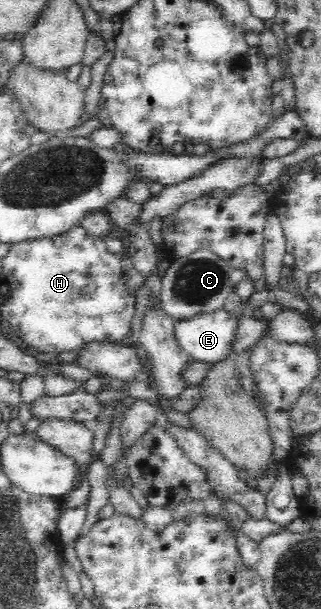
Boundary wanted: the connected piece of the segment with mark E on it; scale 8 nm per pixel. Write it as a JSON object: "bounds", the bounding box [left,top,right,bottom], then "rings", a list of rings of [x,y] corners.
{"bounds":[172,308,238,364],"rings":[[[222,308],[214,314],[206,313],[206,315],[196,315],[190,321],[178,321],[174,323],[172,329],[179,348],[192,360],[215,364],[224,361],[234,352],[232,345],[234,345],[238,323],[238,315],[224,311]]]}

